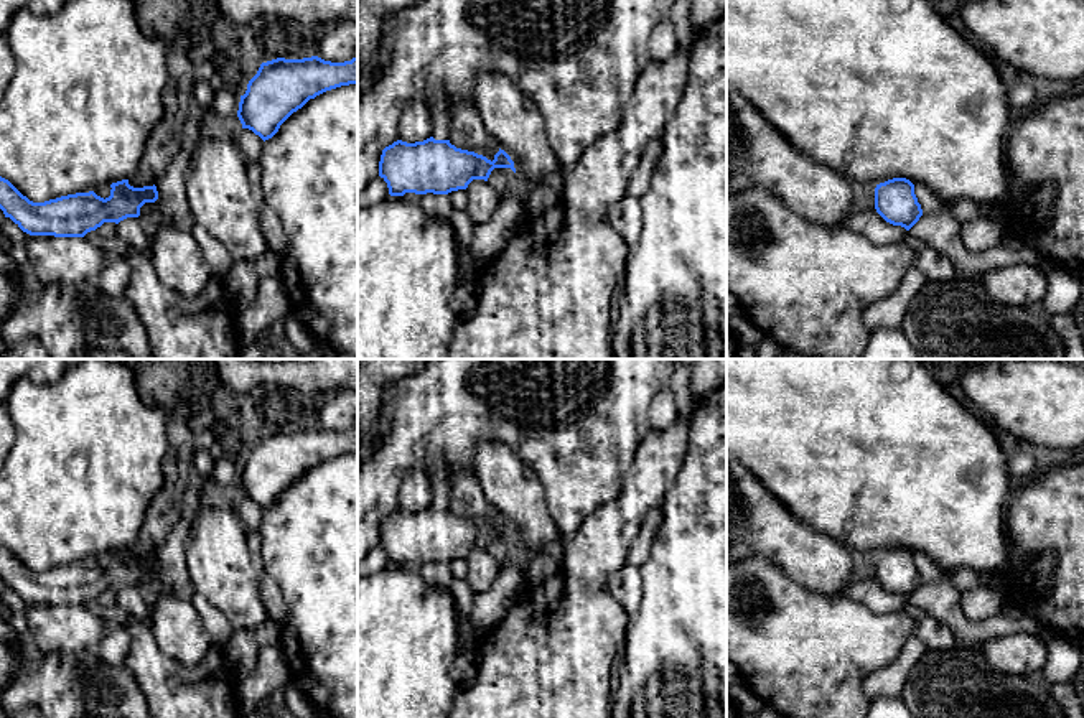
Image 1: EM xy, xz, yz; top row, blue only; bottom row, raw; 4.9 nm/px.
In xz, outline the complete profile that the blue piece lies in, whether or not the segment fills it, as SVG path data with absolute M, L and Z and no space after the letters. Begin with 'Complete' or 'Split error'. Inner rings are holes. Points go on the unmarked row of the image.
Complete. M433 506L407 512L402 509L385 515L379 530L379 545L387 552L390 565L448 563L466 558L473 548L488 550L494 537L511 537L511 525L499 517L494 529L456 517L450 509Z

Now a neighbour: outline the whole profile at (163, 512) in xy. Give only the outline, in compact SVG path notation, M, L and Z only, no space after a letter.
M186 420L166 425L168 450L161 463L163 486L147 507L138 540L128 548L133 557L153 555L181 517L181 497L193 473L194 430Z

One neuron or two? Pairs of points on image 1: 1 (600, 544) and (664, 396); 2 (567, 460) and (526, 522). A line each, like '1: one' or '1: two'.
1: two
2: two

